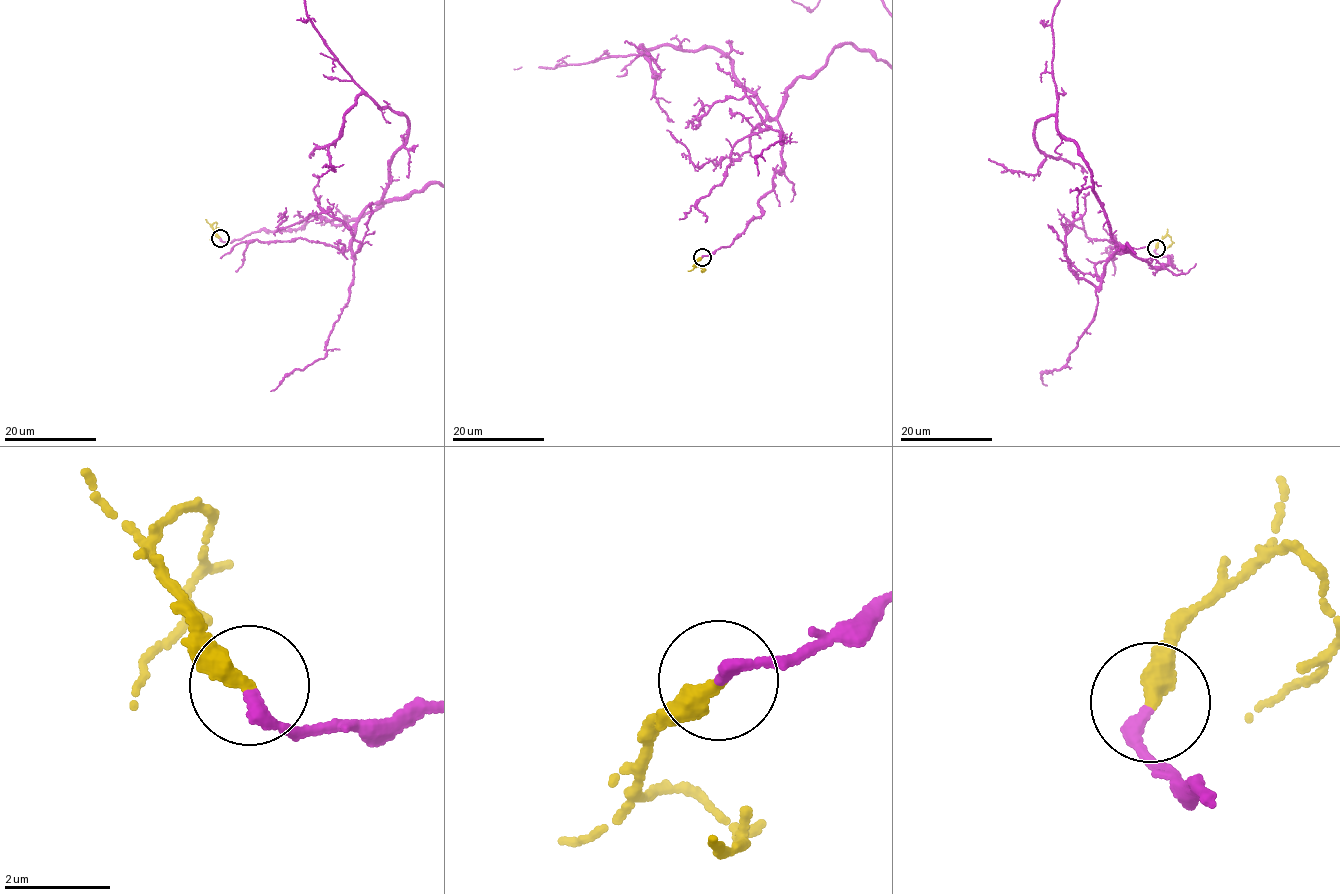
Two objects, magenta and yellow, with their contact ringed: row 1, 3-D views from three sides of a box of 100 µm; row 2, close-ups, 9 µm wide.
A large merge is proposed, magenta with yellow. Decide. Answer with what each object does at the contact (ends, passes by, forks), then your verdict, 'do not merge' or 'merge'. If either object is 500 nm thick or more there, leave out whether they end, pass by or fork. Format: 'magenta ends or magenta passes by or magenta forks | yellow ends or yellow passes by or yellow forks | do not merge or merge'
magenta ends | yellow ends | merge

